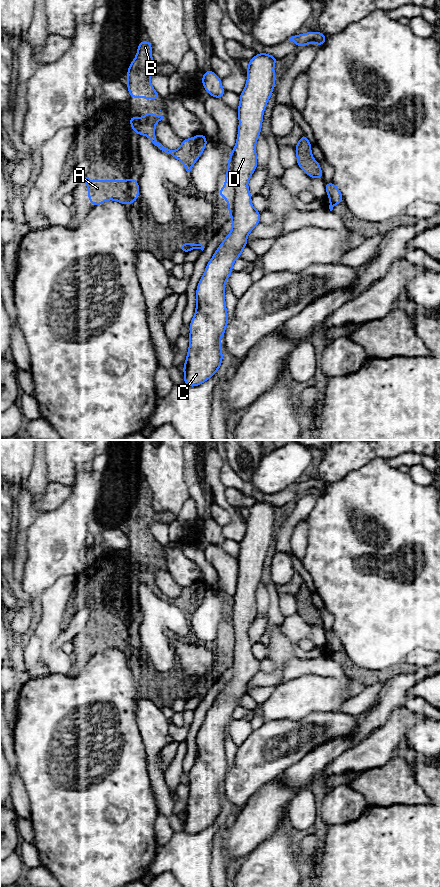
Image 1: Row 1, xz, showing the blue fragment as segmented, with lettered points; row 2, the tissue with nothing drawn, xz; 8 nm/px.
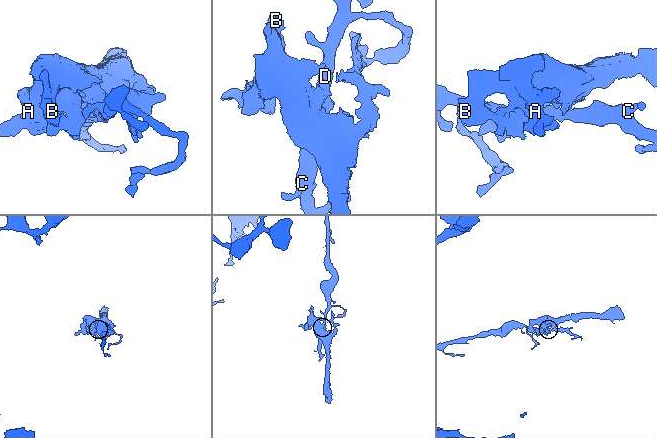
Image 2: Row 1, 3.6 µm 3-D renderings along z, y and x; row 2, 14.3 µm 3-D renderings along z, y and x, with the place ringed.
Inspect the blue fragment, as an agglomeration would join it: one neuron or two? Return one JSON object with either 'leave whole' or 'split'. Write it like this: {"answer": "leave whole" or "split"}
{"answer": "split"}

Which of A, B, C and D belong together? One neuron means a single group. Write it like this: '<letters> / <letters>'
A B / C D

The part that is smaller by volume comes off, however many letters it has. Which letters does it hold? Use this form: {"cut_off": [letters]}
{"cut_off": ["A", "B"]}

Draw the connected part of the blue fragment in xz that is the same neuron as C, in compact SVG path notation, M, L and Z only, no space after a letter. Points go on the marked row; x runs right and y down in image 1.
M257 53L247 63L247 82L239 95L240 103L237 110L239 118L238 135L236 145L228 159L227 169L227 172L233 177L234 183L234 195L228 202L232 230L208 262L196 289L196 310L189 324L189 349L183 366L183 383L189 387L201 385L210 379L219 370L223 360L220 339L224 336L228 325L225 283L233 272L234 261L241 257L243 249L247 246L249 233L260 223L261 211L256 210L251 203L252 195L248 189L248 181L257 169L256 142L261 134L264 110L275 86L274 64L278 60L278 58L267 53Z

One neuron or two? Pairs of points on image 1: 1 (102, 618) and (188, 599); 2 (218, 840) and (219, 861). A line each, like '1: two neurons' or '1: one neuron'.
1: one neuron
2: one neuron

